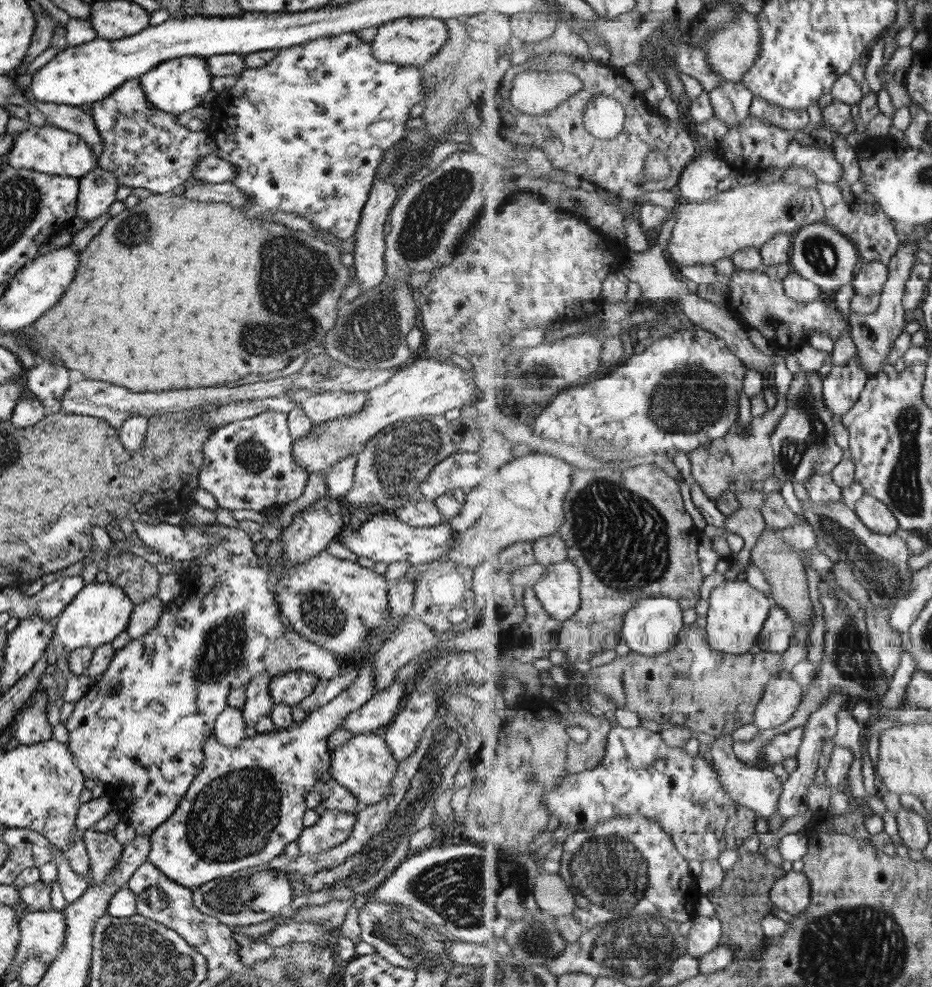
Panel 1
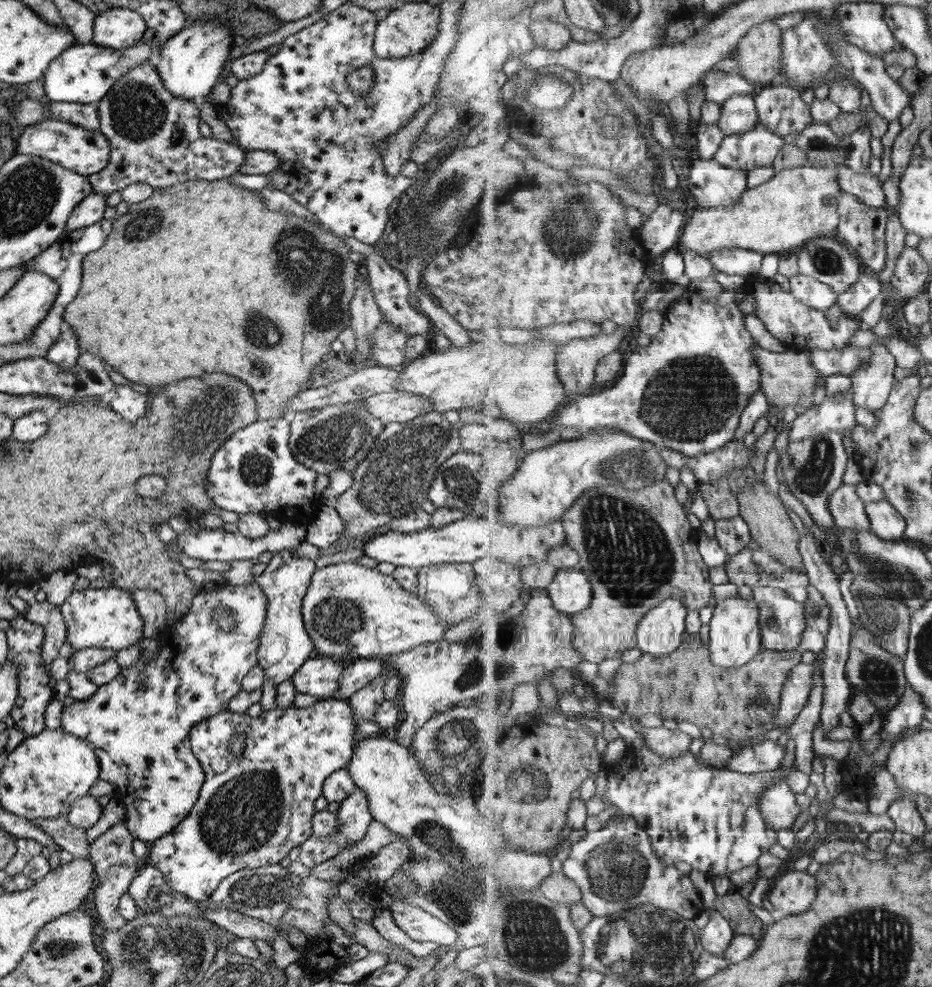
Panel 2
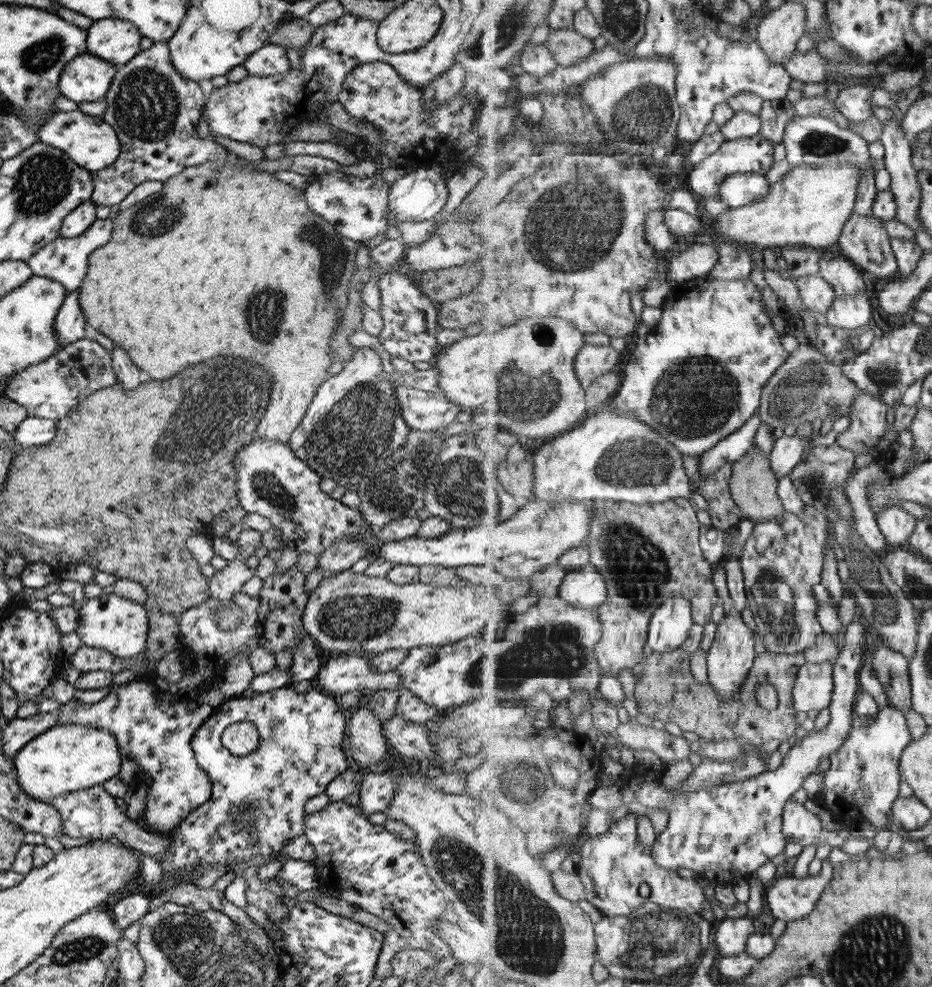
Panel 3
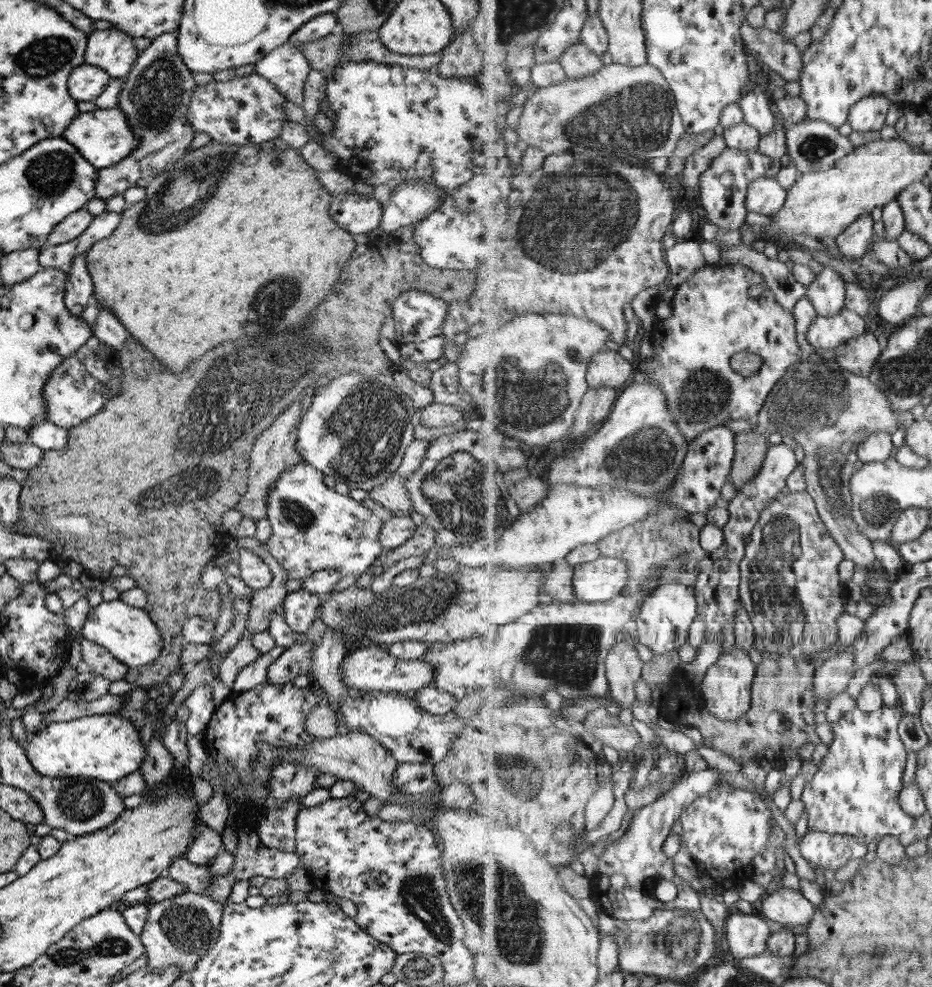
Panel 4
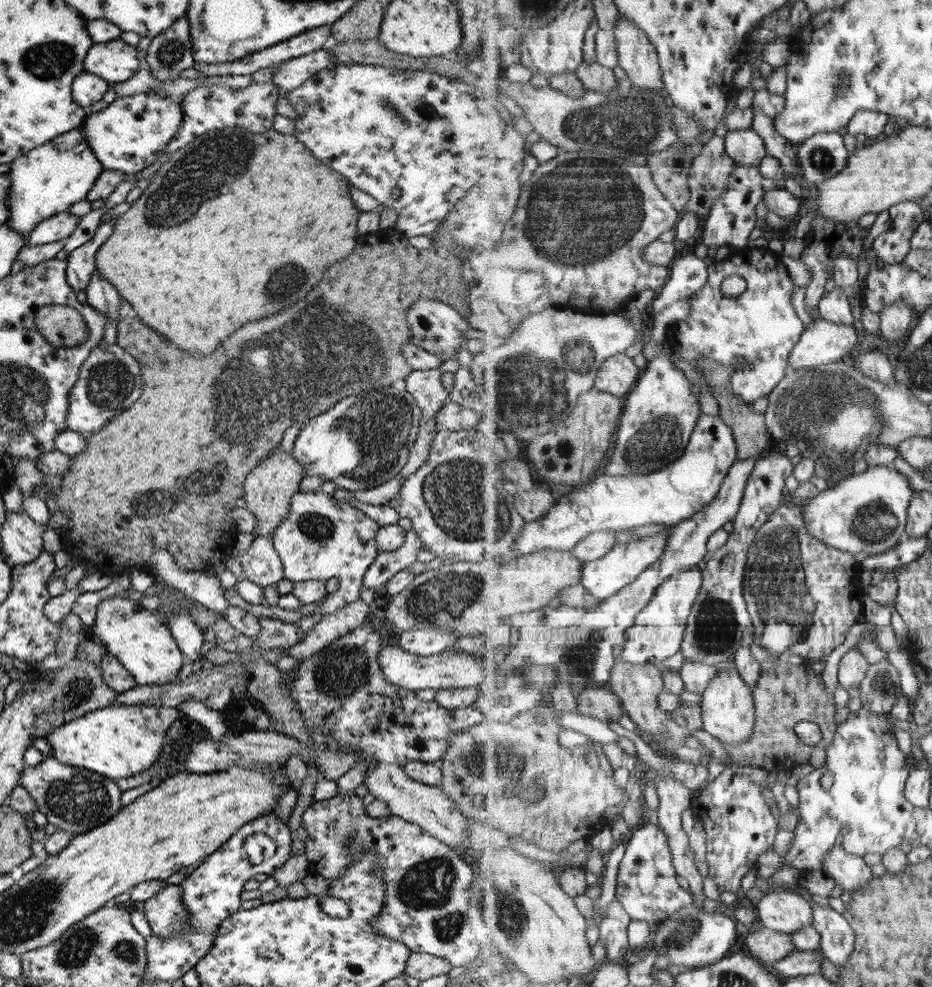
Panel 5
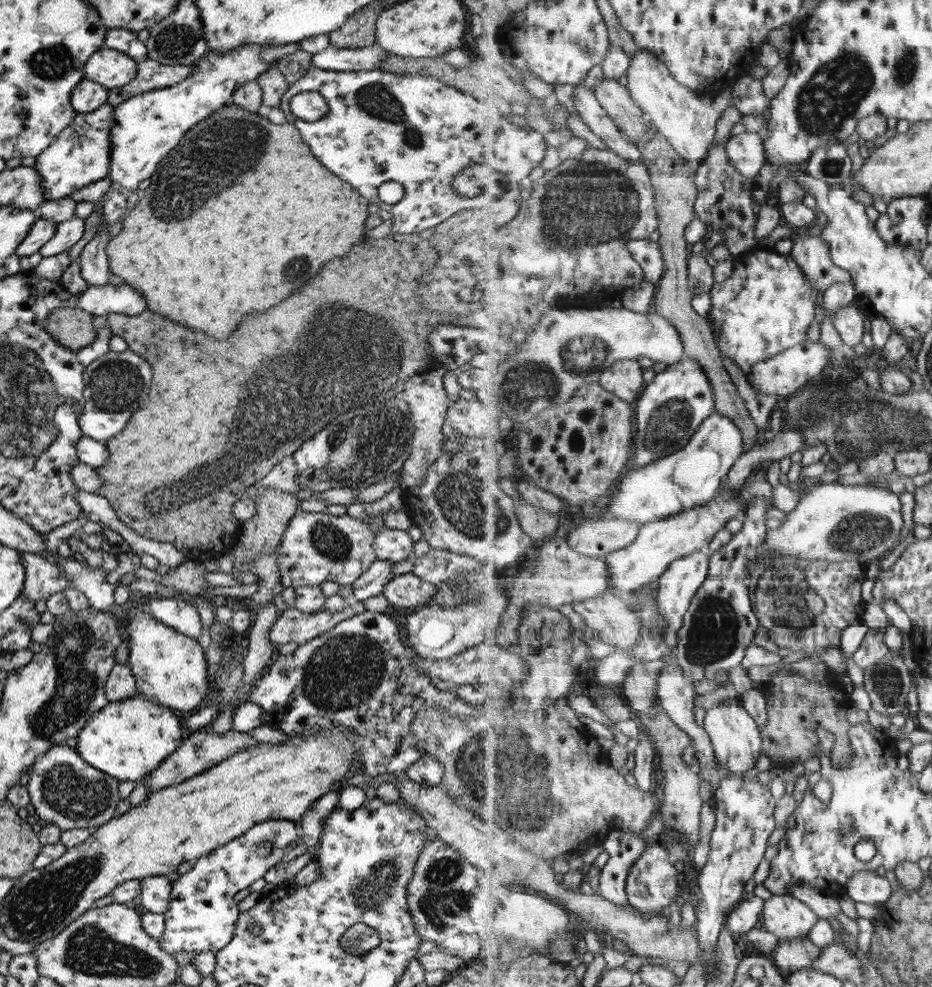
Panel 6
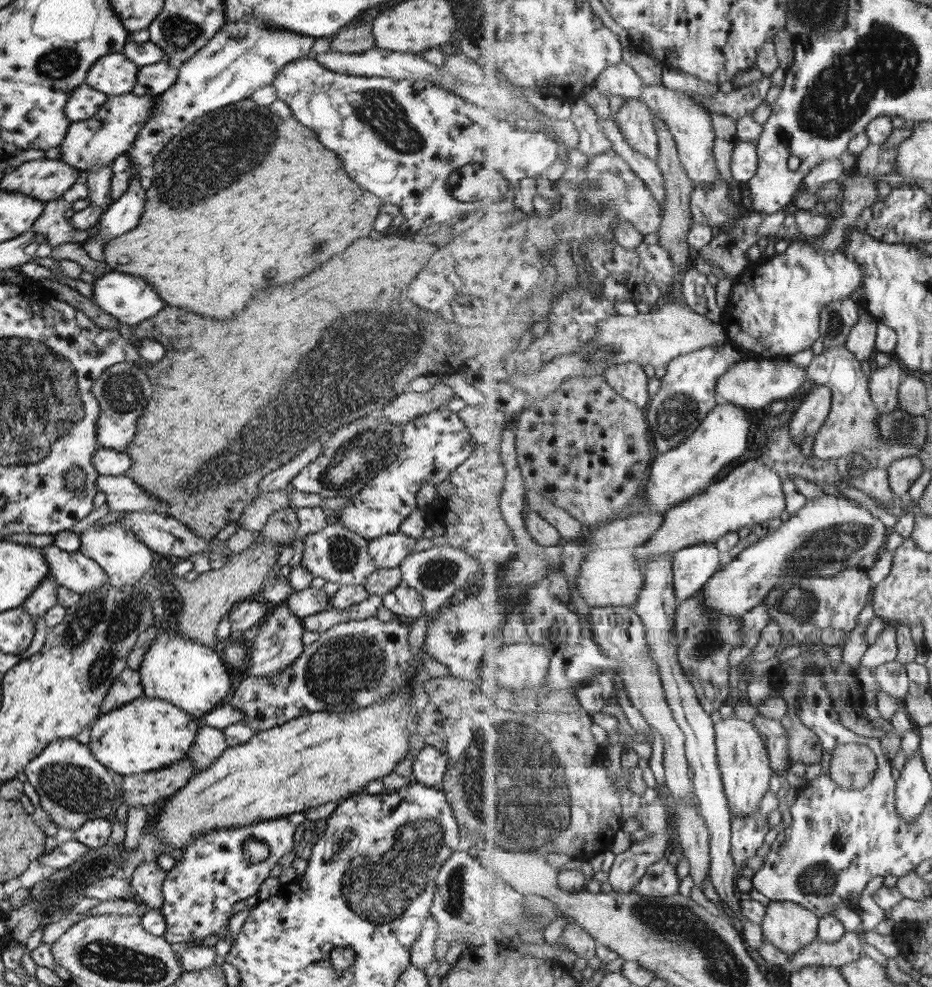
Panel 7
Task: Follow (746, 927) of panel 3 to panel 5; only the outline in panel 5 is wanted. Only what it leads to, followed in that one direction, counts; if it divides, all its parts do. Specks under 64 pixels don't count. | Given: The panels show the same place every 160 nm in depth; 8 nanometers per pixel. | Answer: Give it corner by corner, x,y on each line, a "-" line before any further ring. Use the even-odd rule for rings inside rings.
765,926
748,930
742,941
753,958
771,965
783,962
787,955
797,952
791,934
783,934

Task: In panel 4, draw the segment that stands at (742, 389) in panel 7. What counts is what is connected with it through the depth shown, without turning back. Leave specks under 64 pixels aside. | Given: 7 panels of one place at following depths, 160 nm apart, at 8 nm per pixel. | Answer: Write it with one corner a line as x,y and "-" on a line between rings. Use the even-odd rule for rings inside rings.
845,307
832,317
818,315
808,330
808,339
815,350
822,348
835,352
837,347
865,333
865,324
864,316

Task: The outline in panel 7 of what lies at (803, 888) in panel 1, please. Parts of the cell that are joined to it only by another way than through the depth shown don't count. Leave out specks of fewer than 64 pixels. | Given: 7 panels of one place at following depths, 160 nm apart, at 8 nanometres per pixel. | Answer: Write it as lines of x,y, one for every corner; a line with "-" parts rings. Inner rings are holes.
770,901
762,922
766,939
793,955
819,940
820,915
798,902

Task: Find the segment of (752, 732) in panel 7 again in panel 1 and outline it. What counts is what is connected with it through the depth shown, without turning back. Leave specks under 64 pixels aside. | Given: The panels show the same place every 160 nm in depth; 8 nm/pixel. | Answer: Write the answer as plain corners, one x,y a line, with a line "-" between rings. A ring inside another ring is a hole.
725,580
709,593
709,612
703,624
709,638
709,646
734,655
748,653
760,640
760,632
768,620
773,600
765,592
753,588
747,580

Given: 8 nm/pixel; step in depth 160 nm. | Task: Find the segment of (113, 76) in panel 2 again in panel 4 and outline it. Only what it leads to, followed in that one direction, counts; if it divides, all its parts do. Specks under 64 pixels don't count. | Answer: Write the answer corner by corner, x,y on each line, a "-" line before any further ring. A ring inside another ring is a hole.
81,63
70,70
66,89
75,102
89,102
103,92
108,81
109,76
104,70
98,66

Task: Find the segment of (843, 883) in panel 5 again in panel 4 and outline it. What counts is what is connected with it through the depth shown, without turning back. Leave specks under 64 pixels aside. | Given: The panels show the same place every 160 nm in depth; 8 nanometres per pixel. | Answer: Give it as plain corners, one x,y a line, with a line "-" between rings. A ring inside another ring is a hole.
807,830
799,846
806,860
825,869
843,868
849,860
863,858
867,854
867,843
853,835
839,833

